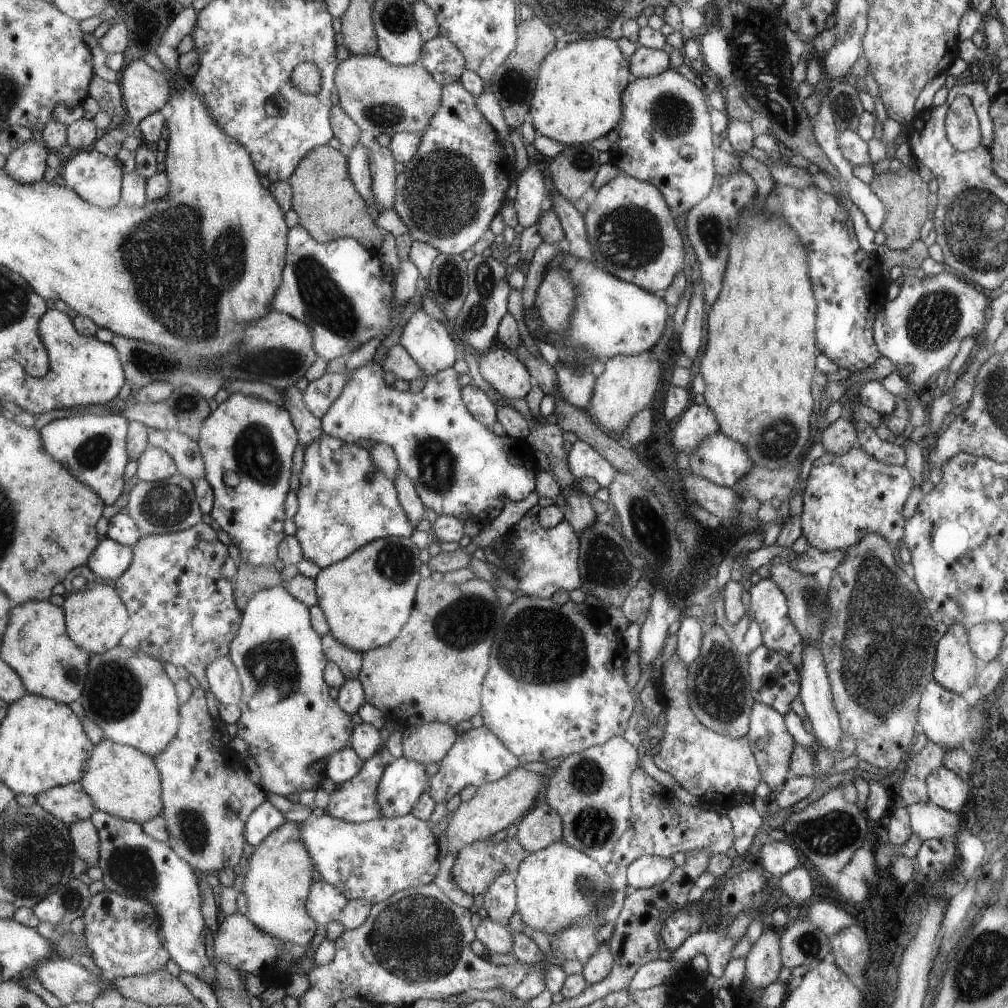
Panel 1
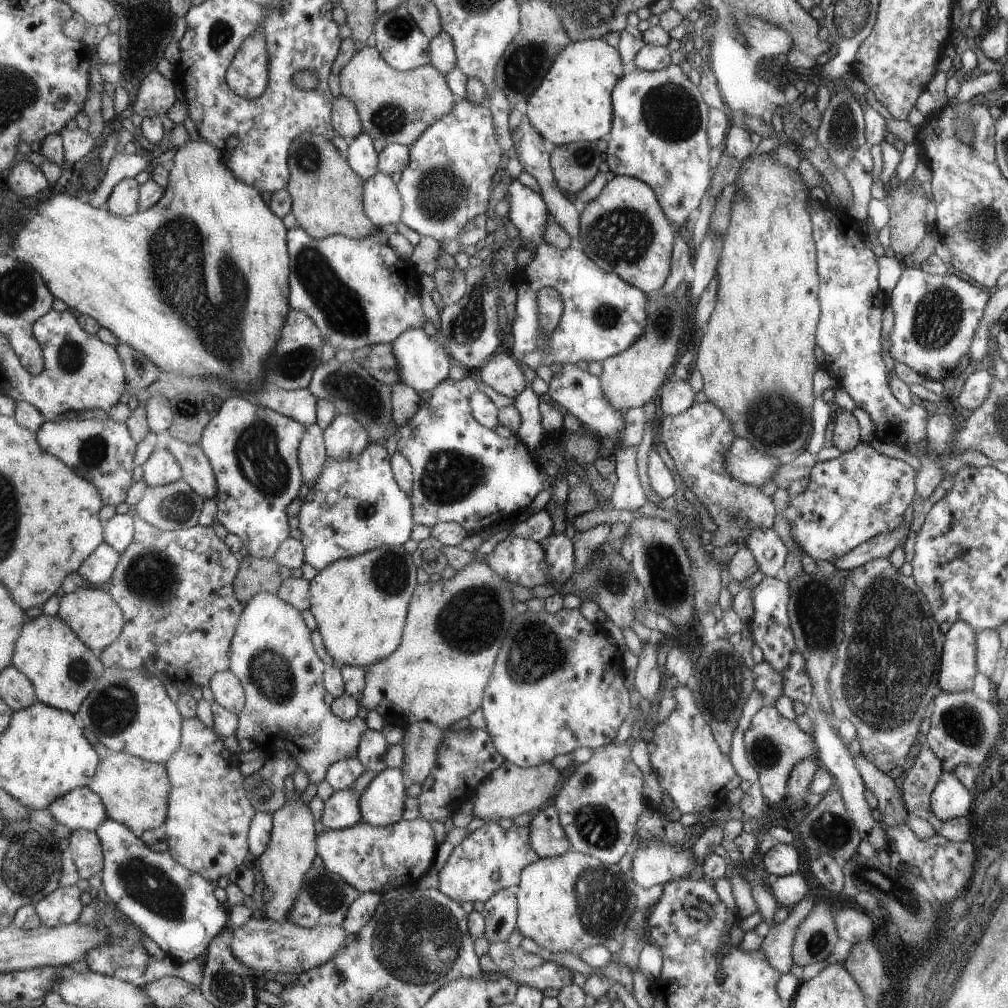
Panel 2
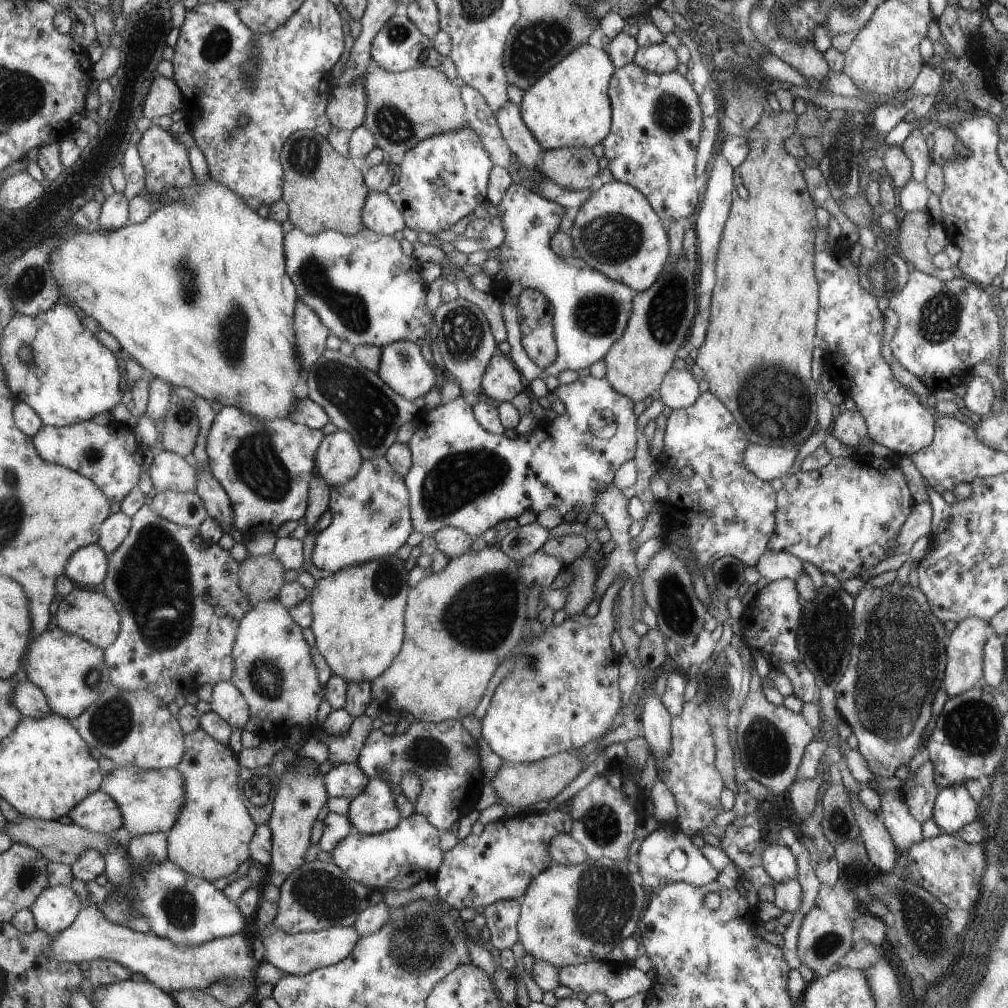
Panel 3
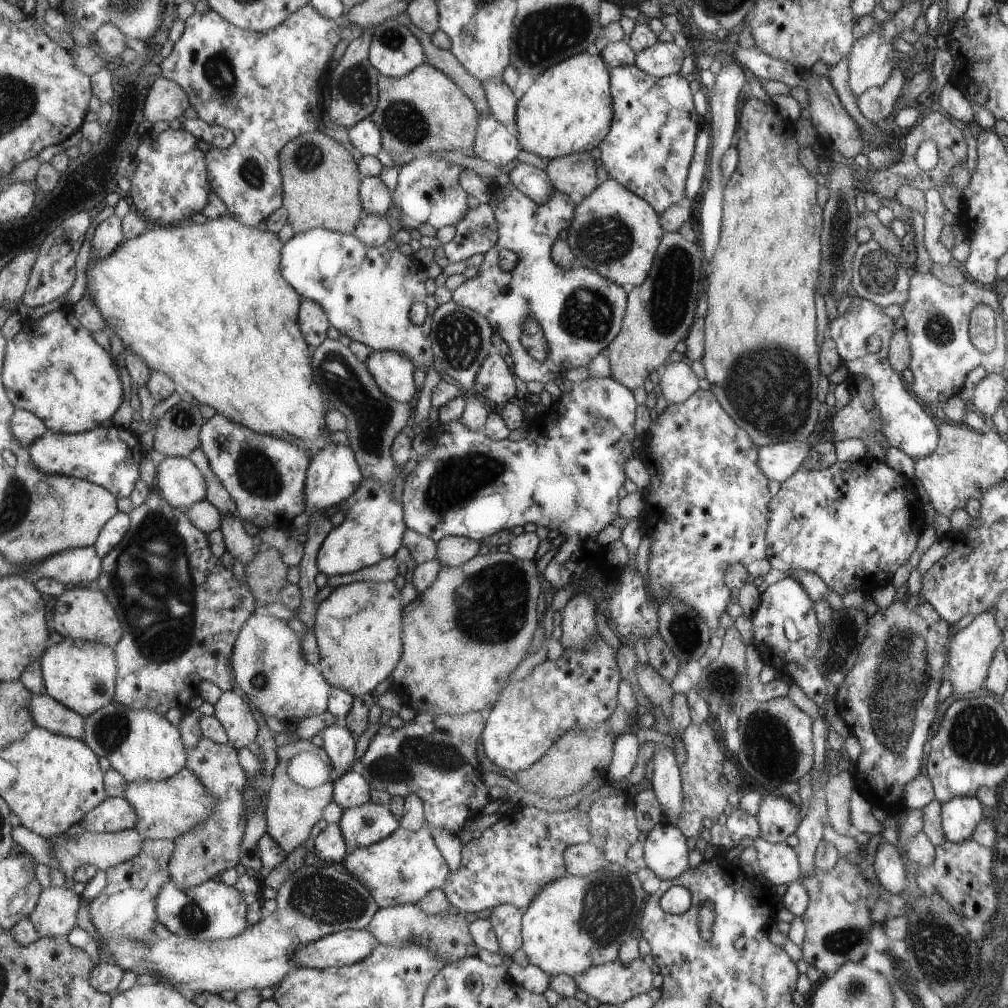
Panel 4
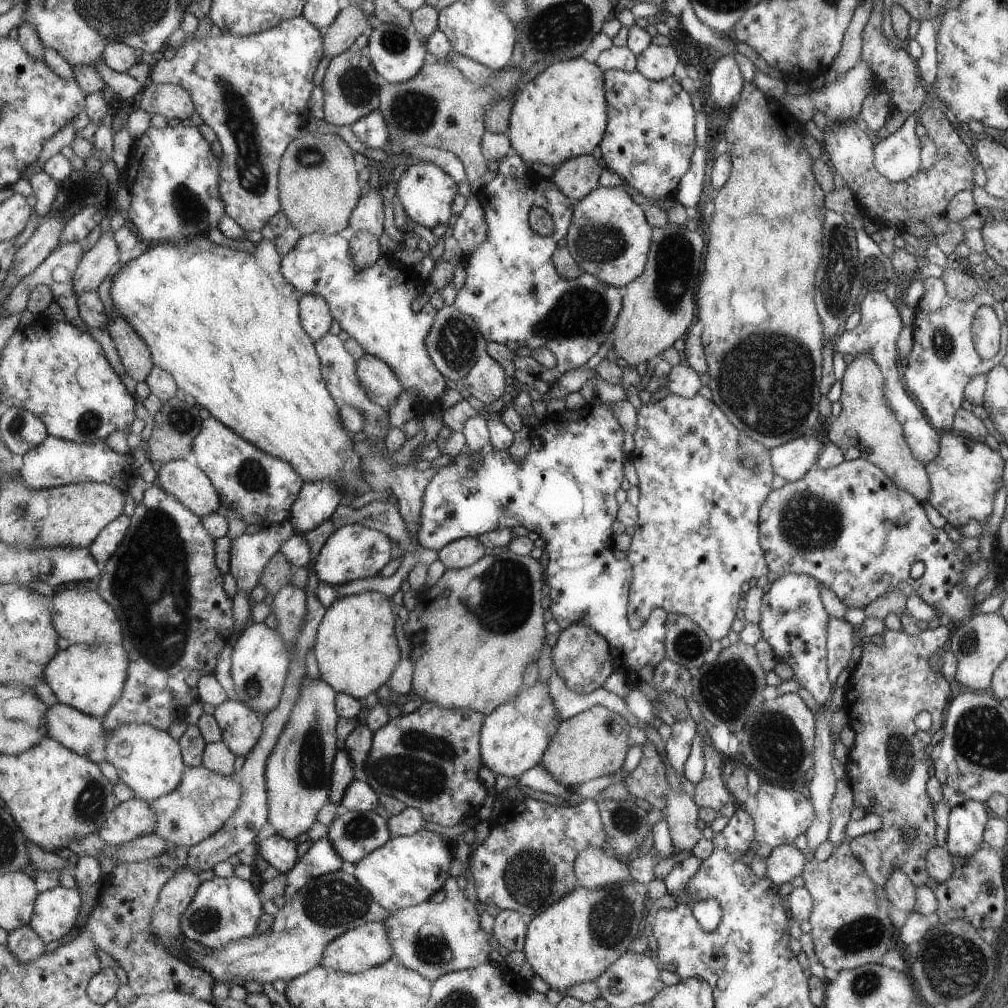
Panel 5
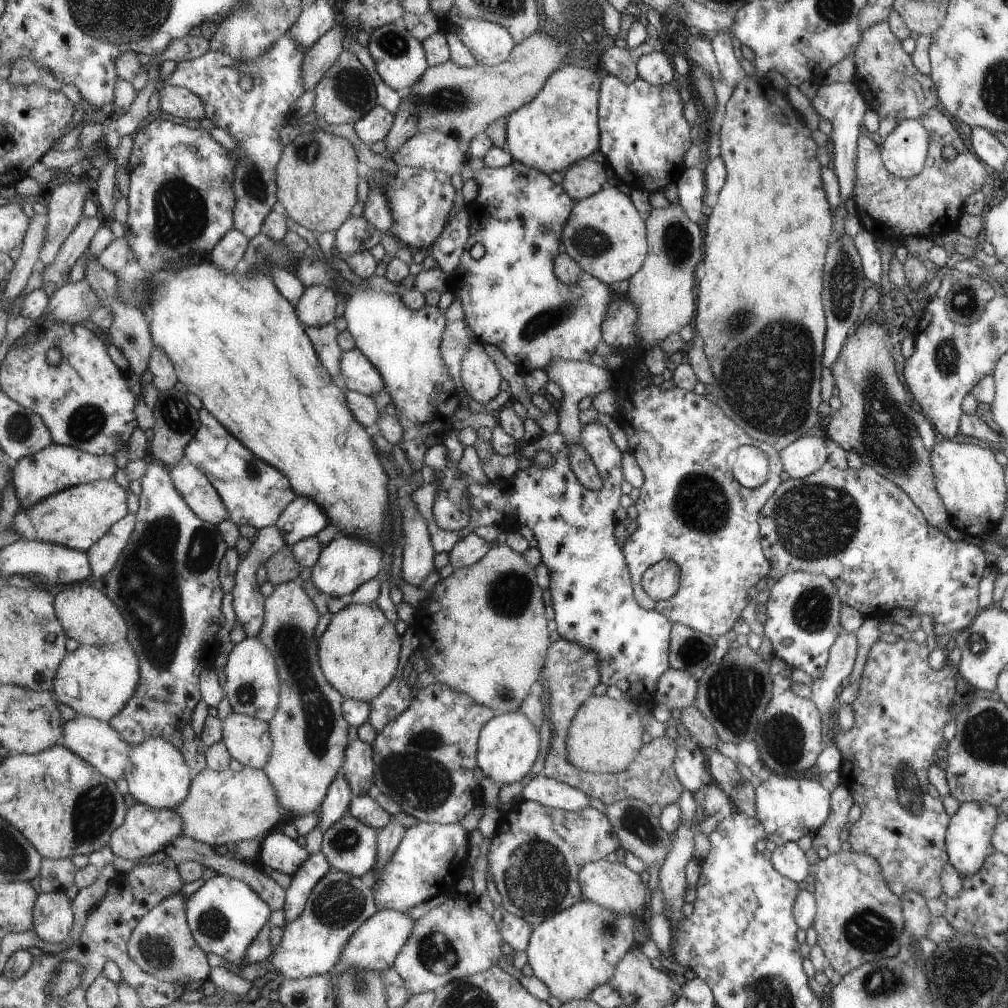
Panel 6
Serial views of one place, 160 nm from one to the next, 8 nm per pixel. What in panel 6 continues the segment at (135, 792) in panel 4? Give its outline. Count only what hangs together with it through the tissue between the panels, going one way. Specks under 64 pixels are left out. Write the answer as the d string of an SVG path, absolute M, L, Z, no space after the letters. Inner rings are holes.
M208 767L192 777L189 796L178 808L173 808L183 820L183 837L211 847L223 846L229 842L237 843L265 836L280 829L288 821L285 808L279 804L278 792L263 769L244 767L240 772L233 772L231 768L215 771Z

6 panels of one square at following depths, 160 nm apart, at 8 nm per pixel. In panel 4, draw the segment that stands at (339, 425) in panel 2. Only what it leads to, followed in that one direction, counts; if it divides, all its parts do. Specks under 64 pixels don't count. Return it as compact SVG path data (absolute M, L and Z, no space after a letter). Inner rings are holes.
M329 444L313 458L306 480L306 508L308 515L315 511L324 511L347 500L364 480L360 464L354 450L349 445Z

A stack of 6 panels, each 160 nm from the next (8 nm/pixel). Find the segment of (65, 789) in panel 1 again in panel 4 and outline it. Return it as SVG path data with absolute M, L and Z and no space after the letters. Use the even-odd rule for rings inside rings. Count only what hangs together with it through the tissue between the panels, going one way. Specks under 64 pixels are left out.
M109 797L89 812L80 825L92 833L116 833L135 829L137 823L137 811L125 797Z

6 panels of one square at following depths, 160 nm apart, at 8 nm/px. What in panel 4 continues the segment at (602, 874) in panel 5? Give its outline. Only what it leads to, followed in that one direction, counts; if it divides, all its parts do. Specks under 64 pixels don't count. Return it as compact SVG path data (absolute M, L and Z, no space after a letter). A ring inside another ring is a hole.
M579 843L567 847L564 854L569 875L586 877L601 870L606 862L603 851L593 843Z

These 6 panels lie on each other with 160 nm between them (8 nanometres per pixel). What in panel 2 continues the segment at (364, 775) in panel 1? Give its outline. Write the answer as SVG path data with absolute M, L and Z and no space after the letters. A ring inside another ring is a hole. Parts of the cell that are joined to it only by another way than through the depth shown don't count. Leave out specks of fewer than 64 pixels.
M351 788L334 791L326 800L321 820L327 829L344 829L355 826L362 821L363 813L360 804L362 794Z

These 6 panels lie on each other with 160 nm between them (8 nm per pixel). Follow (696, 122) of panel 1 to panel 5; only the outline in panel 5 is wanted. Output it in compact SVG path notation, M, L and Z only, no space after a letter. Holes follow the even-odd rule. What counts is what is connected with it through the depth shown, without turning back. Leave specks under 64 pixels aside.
M609 69L605 72L607 104L610 106L610 119L606 122L601 148L601 162L607 164L623 180L623 184L635 188L645 198L653 200L669 198L677 190L683 175L686 174L689 156L693 154L693 108L689 94L671 77L658 81L647 80L636 70L626 73Z

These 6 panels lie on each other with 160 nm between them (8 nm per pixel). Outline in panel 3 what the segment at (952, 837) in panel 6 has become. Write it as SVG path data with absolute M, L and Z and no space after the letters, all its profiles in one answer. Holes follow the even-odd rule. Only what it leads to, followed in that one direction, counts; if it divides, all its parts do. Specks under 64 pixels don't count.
M951 785L938 789L931 817L945 834L955 834L975 816L977 816L977 804L964 785Z

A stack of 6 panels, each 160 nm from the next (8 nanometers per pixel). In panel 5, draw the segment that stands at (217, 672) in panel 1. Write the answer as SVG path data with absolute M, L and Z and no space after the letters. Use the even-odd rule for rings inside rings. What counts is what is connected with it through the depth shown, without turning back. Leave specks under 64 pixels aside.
M229 700L215 708L223 729L224 741L237 756L247 758L264 733L264 722L259 713L241 701Z

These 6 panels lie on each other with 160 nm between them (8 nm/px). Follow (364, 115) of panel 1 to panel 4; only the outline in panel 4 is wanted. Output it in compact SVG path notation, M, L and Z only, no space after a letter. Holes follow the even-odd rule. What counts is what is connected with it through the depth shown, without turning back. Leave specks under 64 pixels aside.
M423 63L404 77L380 78L380 101L372 114L381 129L384 150L389 153L413 151L425 157L437 150L457 150L466 156L474 154L478 138L480 112L474 101L447 73Z

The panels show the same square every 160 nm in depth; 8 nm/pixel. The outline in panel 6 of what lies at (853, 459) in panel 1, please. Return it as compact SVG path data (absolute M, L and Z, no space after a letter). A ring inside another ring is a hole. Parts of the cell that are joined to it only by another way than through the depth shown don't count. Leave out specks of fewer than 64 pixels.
M863 465L859 470L849 467L838 469L828 466L828 468L816 470L804 479L789 478L781 482L761 507L758 527L760 547L765 558L767 558L767 562L771 564L771 570L775 570L773 574L783 574L783 572L788 573L789 571L824 574L837 589L841 604L854 608L864 618L873 617L879 619L883 617L883 614L888 614L889 610L893 610L893 608L903 608L919 617L921 615L931 616L934 624L932 631L937 636L943 636L943 634L954 635L956 632L961 631L962 628L969 627L975 615L978 614L978 582L987 573L988 569L983 555L984 552L977 545L965 543L964 541L951 542L945 534L941 534L941 530L928 523L926 517L922 515L922 511L907 496L907 493L903 492L902 488L899 488L893 481L887 480L886 477L867 465Z

